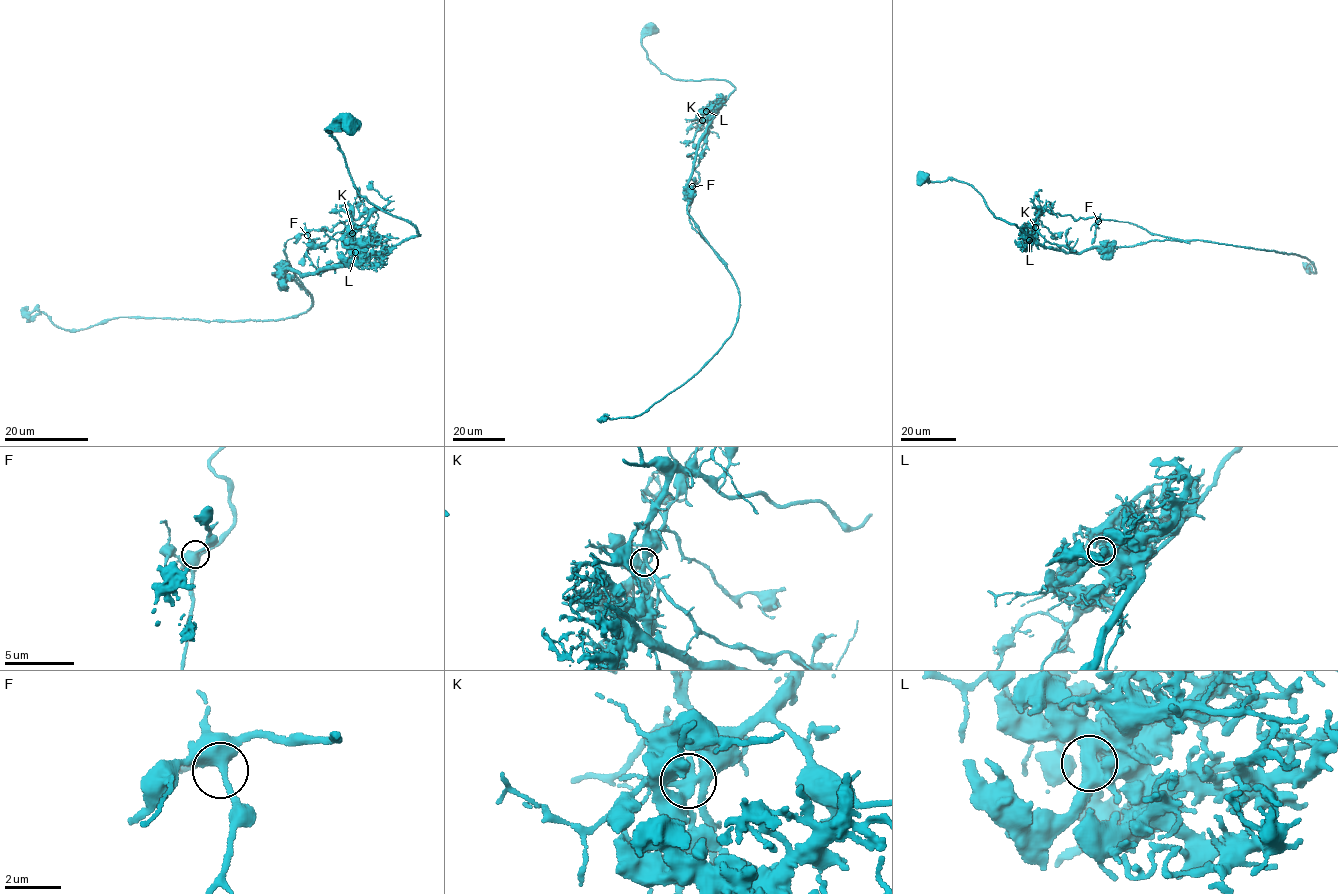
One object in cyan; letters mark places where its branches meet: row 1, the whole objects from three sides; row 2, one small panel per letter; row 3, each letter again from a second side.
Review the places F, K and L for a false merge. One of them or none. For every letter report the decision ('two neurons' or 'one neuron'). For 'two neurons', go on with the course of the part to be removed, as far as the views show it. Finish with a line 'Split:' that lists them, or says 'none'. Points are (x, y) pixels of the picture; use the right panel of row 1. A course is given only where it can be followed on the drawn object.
F: one neuron
K: two neurons; foreign part runs (1035, 227), (1041, 209), (1061, 216), (1071, 215), (1076, 220), (1098, 217), (1132, 223), (1150, 232), (1189, 244)
L: one neuron
Split: K

